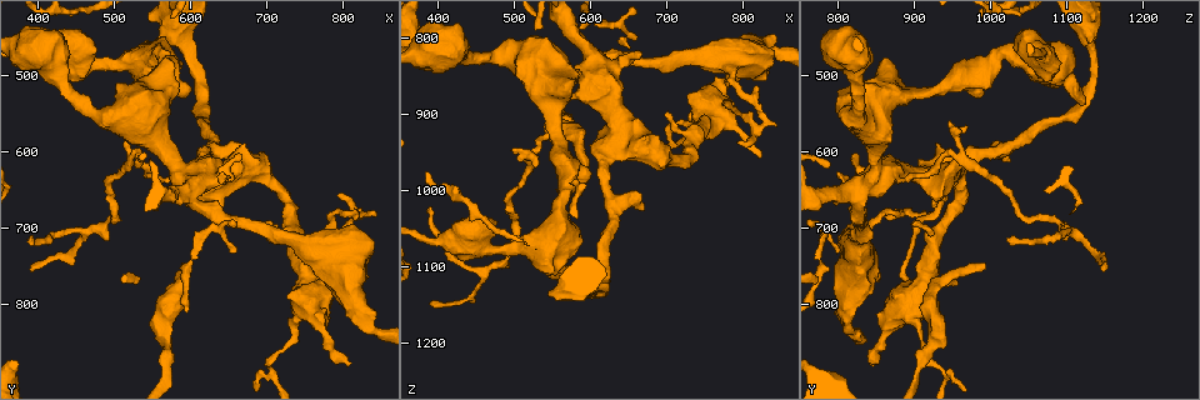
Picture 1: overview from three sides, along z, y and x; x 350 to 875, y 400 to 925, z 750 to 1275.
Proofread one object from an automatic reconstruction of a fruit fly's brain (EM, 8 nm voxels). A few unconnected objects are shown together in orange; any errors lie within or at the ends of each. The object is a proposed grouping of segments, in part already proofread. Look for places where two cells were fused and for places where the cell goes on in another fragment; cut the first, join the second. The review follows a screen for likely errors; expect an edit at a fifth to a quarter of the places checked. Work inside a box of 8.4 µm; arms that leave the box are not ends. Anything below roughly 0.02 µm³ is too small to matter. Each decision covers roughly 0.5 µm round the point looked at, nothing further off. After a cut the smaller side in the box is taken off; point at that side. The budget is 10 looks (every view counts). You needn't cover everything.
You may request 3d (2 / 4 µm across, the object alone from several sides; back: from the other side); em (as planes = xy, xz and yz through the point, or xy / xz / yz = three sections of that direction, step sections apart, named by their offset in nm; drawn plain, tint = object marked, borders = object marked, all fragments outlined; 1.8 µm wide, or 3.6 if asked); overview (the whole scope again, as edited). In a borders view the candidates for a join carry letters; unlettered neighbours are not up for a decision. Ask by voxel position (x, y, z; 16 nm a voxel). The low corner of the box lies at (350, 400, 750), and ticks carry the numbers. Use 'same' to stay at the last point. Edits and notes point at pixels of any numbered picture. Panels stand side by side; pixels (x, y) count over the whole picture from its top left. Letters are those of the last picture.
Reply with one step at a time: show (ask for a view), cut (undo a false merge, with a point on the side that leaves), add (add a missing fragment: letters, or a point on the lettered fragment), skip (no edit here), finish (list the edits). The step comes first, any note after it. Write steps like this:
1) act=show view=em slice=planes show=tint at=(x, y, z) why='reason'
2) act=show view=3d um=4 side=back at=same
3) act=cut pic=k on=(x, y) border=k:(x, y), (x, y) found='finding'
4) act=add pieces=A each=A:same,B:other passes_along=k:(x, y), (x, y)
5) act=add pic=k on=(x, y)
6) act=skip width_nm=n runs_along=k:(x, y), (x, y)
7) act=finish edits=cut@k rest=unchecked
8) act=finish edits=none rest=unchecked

act=show view=em um=3.6 slice=planes show=borders at=(595, 630, 850) why='a narrow waist'

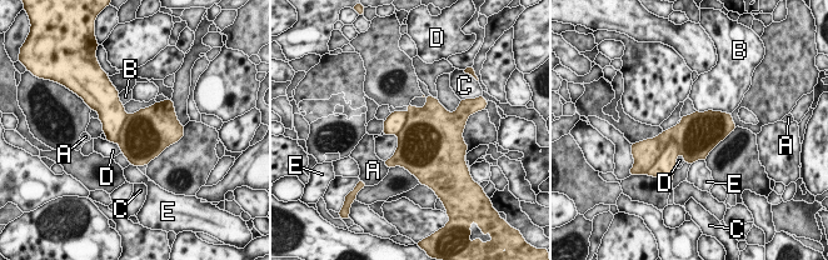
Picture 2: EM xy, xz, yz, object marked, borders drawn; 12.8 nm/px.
act=cut pic=2 on=(647, 153) each=A:other,B:other,C:other,D:other,E:other found='a second cell is stuck on'

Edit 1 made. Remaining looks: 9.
act=show view=overview why='redraw'

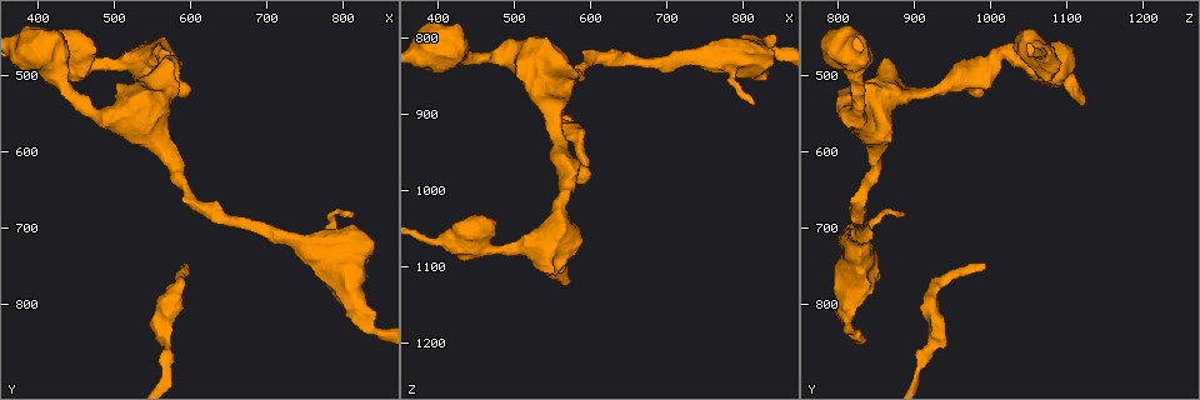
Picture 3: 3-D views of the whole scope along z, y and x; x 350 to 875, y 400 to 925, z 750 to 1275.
act=show view=3d um=2 at=(565, 500, 970) why='arms part here'

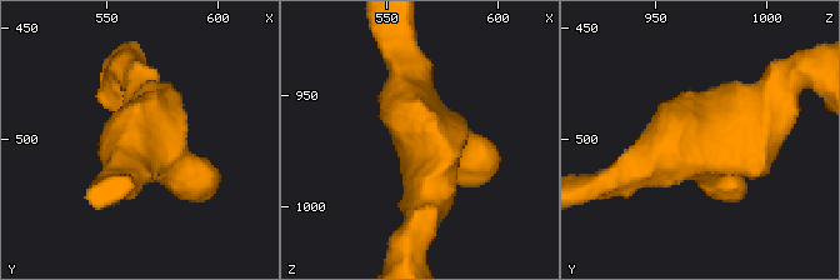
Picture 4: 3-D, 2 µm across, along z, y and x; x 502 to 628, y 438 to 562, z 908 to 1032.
act=show view=em slice=planes show=tint at=(568, 503, 967)

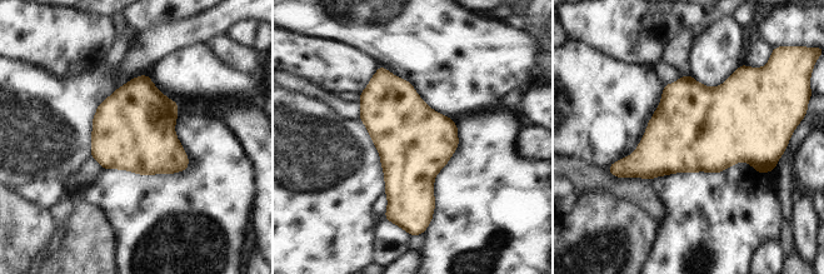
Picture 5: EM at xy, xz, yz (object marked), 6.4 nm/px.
act=show view=em slice=planes show=borders at=same why='what lies round it'

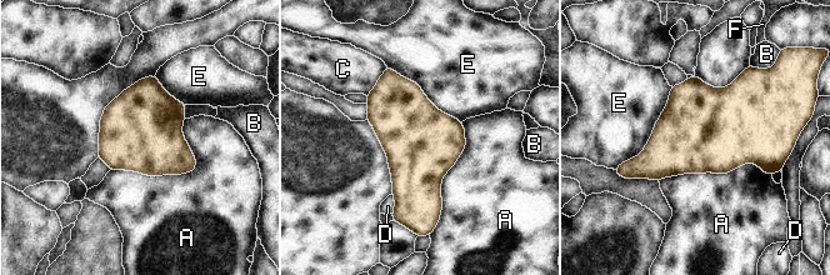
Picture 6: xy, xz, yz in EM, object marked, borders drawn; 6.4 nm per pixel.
act=skip width_nm=480 each=A:other,B:other,C:other,D:other,E:other,F:other found='one cell here'

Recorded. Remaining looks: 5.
act=show view=3d um=4 side=back at=(815, 685, 890) why='tapers out'

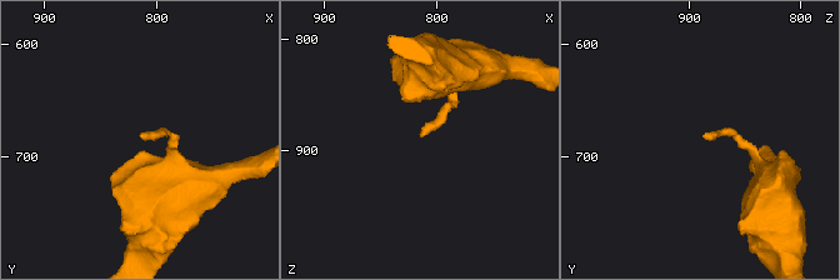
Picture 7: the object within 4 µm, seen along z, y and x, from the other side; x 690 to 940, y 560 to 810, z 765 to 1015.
act=show view=em slice=xy step=16 show=tint at=(812, 684, 886)

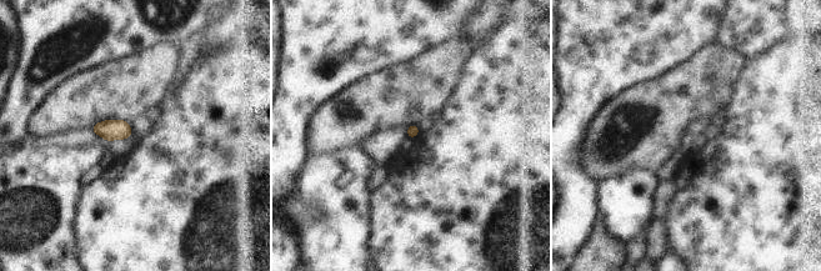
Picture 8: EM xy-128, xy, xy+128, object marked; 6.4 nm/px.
act=show view=em slice=xz step=4 show=borders at=same why='cut it another way'

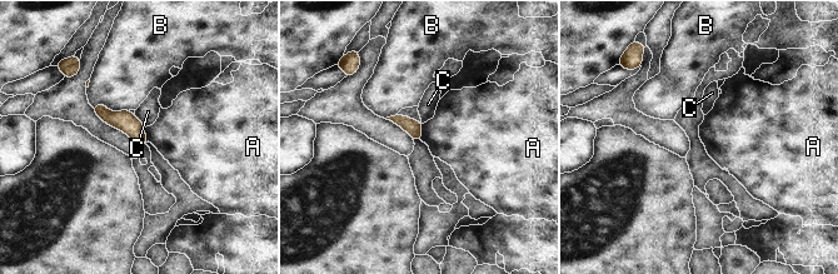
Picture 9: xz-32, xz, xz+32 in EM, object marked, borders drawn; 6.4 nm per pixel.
act=skip each=A:other,B:other,C:other runs_along=9:(98, 108), (123, 120), (143, 142) found='none of them fits'

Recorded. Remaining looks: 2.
act=finish edits=cut@2 rest=unchecked

